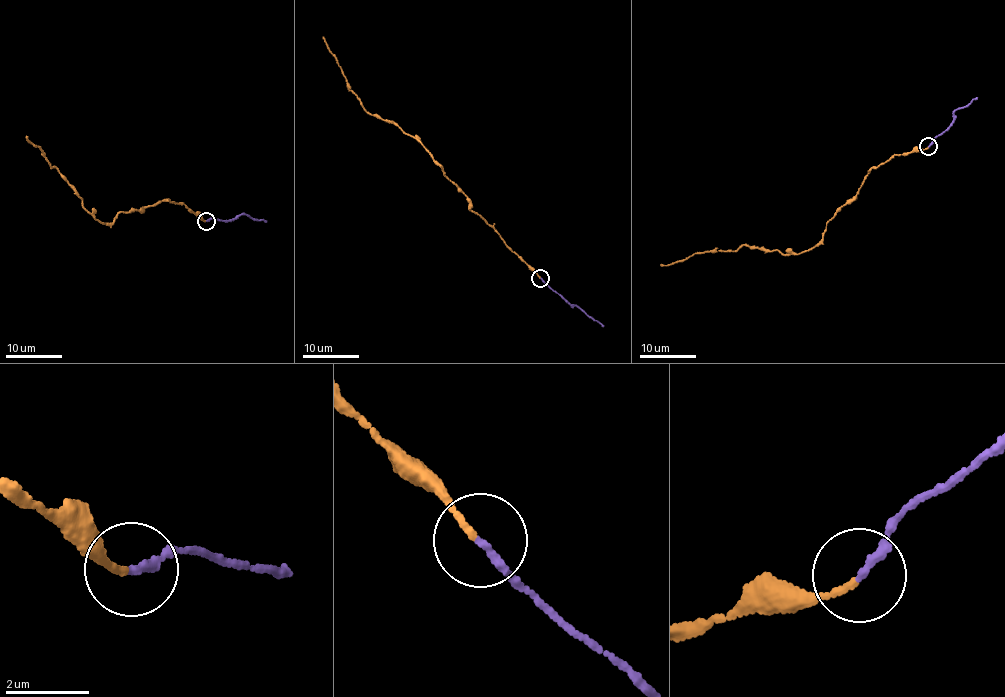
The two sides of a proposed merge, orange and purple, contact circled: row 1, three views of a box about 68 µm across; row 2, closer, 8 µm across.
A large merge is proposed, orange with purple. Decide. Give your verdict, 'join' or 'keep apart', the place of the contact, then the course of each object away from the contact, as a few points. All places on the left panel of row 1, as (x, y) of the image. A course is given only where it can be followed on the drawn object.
join; at (206, 221); orange runs (204, 221), (168, 199), (119, 213), (110, 223), (100, 222), (26, 136); purple runs (206, 221), (235, 219), (245, 214), (266, 221)

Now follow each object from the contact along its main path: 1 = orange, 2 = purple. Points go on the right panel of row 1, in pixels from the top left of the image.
1: (929, 147), (872, 168), (859, 192), (826, 225), (820, 241), (806, 250), (788, 255), (742, 245), (660, 264)
2: (929, 147), (954, 120), (954, 110), (977, 97)

